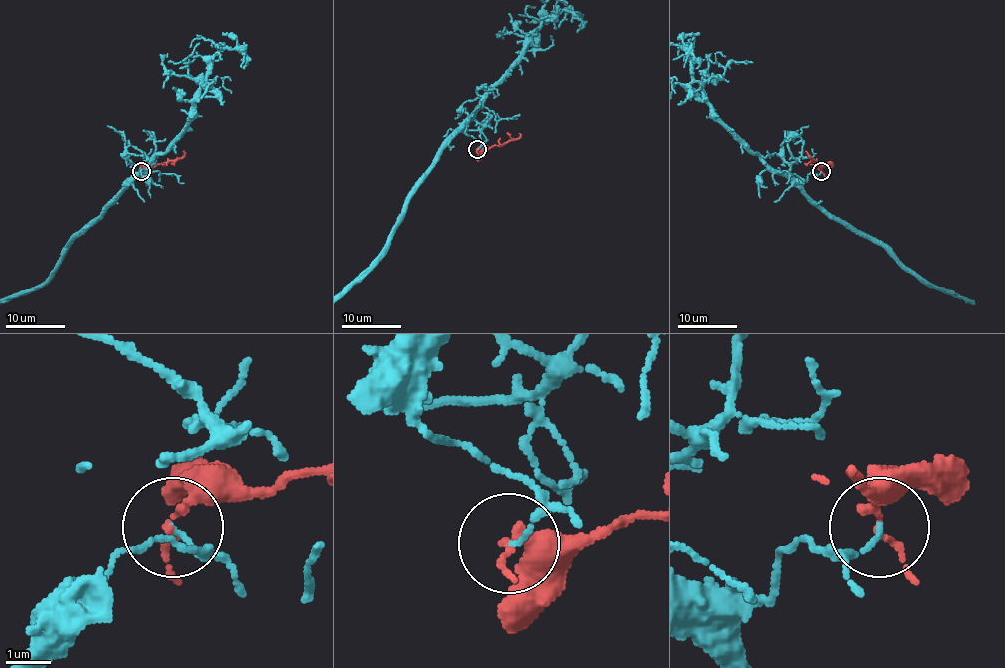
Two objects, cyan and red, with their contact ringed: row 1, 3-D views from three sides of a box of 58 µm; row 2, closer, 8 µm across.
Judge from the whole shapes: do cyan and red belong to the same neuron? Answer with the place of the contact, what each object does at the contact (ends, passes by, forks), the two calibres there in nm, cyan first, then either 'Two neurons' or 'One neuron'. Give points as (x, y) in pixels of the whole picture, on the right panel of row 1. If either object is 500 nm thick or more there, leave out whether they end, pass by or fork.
Place: (821, 171). At the ring cyan ends. At the ring red passes by. Thickness 100 nm (cyan) against 140 nm. Two neurons

